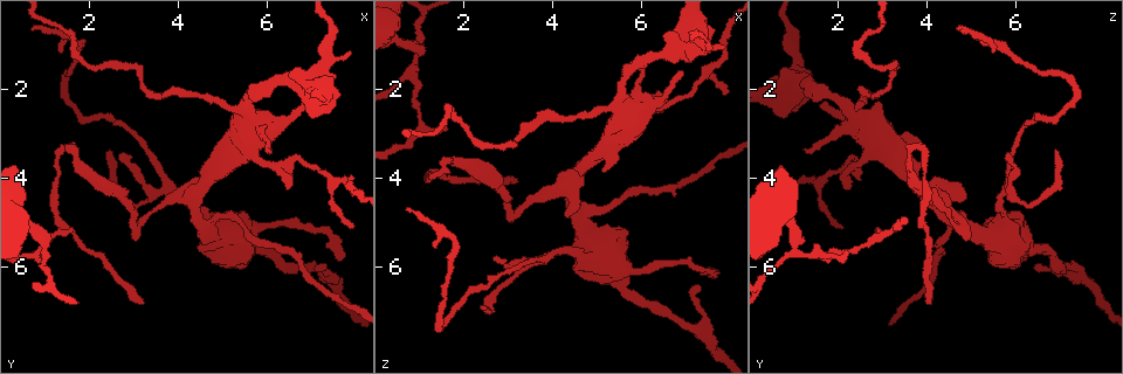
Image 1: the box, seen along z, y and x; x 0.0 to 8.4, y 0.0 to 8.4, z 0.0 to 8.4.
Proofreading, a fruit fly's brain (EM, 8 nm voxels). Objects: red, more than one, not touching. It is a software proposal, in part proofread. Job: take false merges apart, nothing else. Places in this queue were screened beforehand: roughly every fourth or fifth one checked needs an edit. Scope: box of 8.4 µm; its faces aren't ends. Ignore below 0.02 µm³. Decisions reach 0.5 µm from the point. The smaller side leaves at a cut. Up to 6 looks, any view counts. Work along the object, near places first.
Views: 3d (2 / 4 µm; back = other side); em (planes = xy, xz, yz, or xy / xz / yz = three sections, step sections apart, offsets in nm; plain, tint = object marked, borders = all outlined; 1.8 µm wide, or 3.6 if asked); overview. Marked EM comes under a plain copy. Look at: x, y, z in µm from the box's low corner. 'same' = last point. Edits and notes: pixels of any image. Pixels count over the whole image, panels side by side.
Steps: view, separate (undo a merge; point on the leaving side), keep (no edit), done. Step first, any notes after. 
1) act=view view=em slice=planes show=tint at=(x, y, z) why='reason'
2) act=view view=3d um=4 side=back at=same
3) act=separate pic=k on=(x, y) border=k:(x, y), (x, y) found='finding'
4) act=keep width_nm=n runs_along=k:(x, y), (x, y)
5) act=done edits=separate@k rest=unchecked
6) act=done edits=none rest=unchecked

act=view view=em slice=planes show=tint at=(3.85, 4.15, 5.80) why='three arms meet'

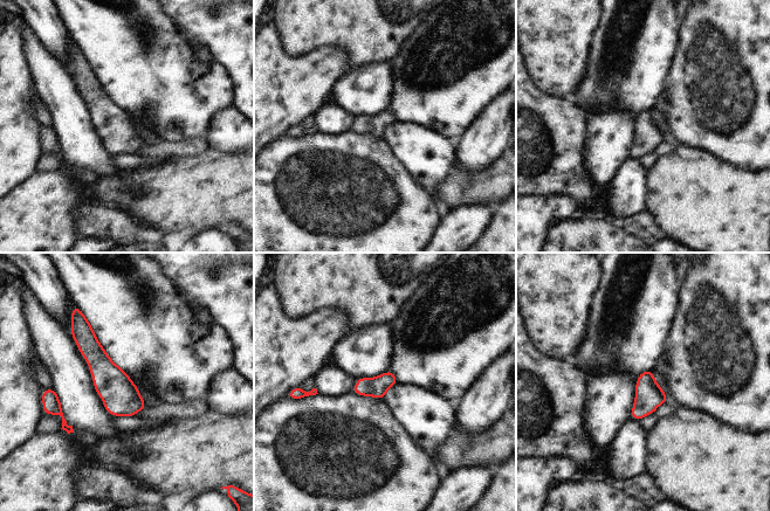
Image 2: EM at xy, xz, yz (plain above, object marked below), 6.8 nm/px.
act=keep width_nm=140 runs_along=2:(78, 330), (131, 413) found='one cell here'

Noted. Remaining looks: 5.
act=view view=em slice=planes show=tint at=(1.75, 3.50, 3.60) why='sharp bend'

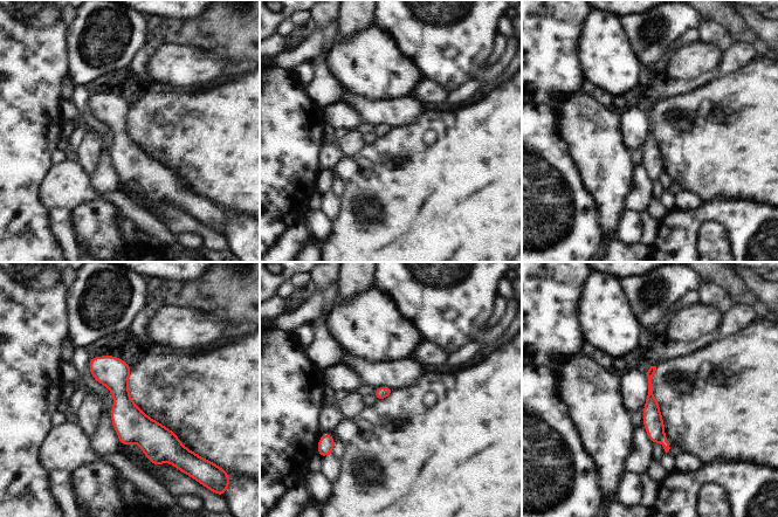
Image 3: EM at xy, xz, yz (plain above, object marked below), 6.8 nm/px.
act=keep found='all the same cell'

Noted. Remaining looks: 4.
act=view view=em slice=planes show=tint at=(0.95, 5.70, 1.00) why='sudden change in width'

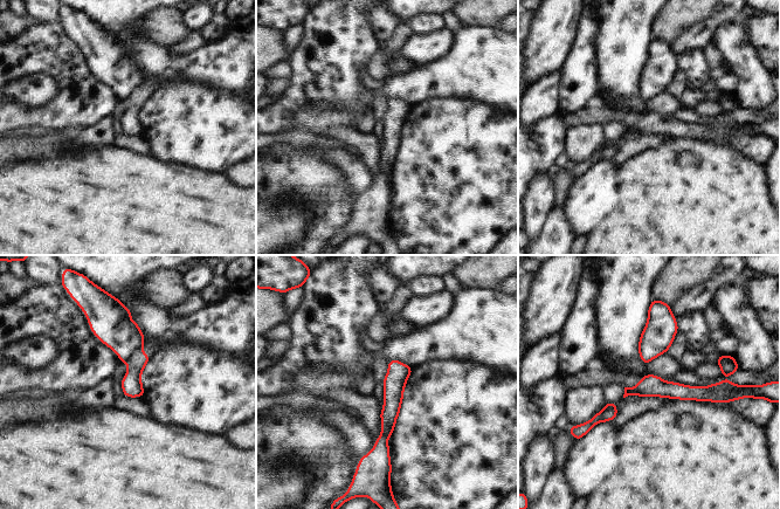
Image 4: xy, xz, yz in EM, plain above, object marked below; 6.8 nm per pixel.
act=separate pic=4 on=(131, 383) border=4:(139, 351), (128, 364) found='a second cell is stuck on'

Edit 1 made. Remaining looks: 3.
act=done edits=separate@4 rest=unchecked

